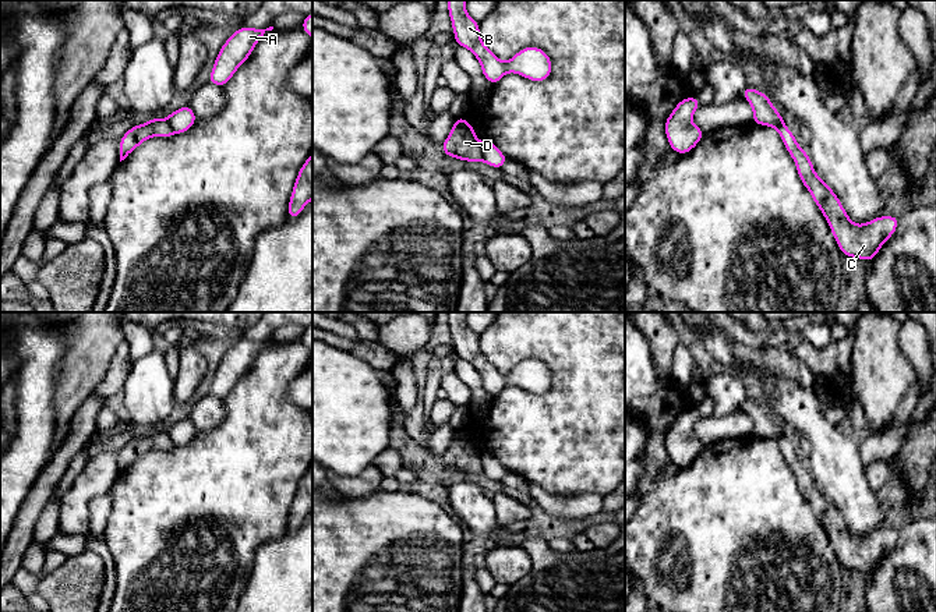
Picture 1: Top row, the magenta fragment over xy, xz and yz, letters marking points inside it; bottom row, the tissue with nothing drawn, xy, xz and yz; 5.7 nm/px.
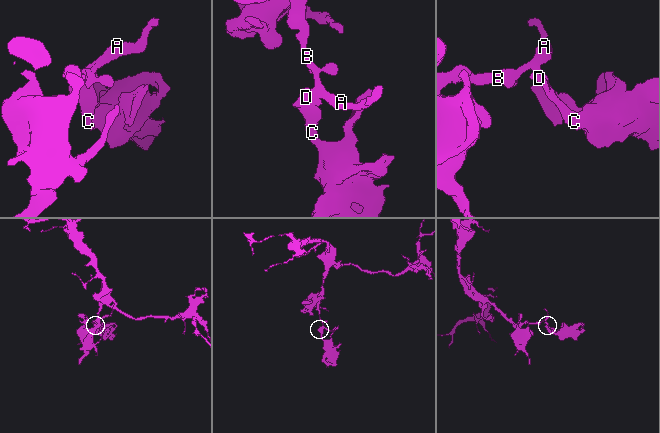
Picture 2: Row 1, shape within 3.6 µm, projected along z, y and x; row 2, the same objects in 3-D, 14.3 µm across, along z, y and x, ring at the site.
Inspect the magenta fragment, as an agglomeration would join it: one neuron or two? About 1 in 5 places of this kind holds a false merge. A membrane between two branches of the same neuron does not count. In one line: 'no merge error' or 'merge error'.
merge error

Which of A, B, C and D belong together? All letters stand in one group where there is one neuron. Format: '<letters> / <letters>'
A B / C D

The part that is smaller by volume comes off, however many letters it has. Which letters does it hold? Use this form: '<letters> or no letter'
C, D

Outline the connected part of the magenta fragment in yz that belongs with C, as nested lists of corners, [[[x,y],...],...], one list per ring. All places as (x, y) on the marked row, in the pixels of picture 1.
[[[776,127],[780,138],[795,162],[799,180],[822,211],[841,252],[850,258],[870,262],[882,245],[896,233],[900,216],[879,216],[865,224],[855,224],[847,215],[836,192],[816,174],[809,155],[799,146],[792,131]]]

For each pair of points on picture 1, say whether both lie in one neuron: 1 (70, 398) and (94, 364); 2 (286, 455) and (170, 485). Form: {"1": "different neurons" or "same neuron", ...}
{"1": "same neuron", "2": "same neuron"}

